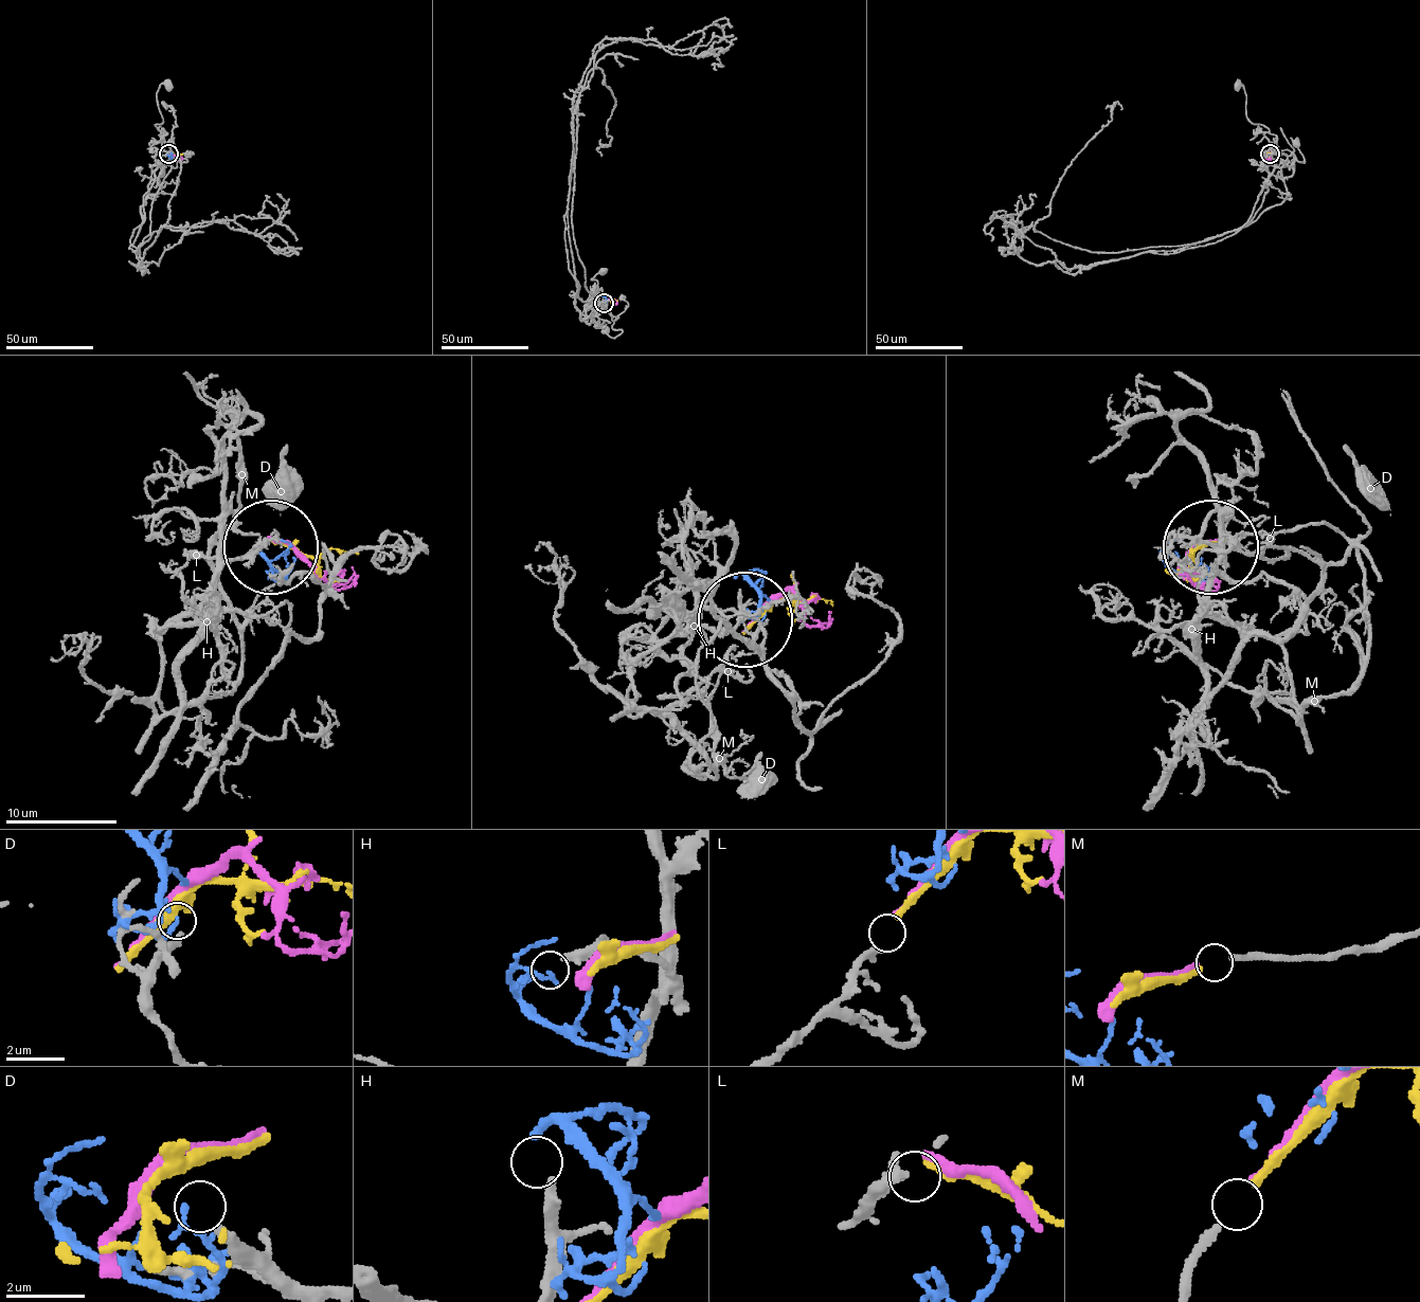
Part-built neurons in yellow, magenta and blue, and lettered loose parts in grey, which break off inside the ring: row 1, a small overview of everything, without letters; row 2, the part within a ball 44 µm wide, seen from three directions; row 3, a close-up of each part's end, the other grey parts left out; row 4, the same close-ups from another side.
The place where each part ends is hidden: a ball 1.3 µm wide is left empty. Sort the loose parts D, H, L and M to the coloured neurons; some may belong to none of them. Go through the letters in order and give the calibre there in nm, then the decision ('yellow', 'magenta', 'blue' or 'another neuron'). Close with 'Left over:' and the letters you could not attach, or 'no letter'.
D: calibre 220 nm; another neuron
H: calibre 300 nm; blue
L: calibre 200 nm; another neuron
M: calibre 200 nm; magenta
Left over: D, L

